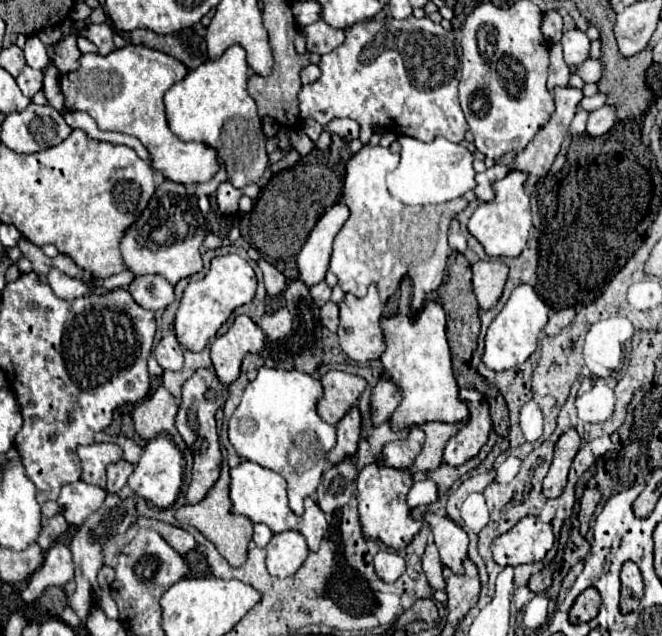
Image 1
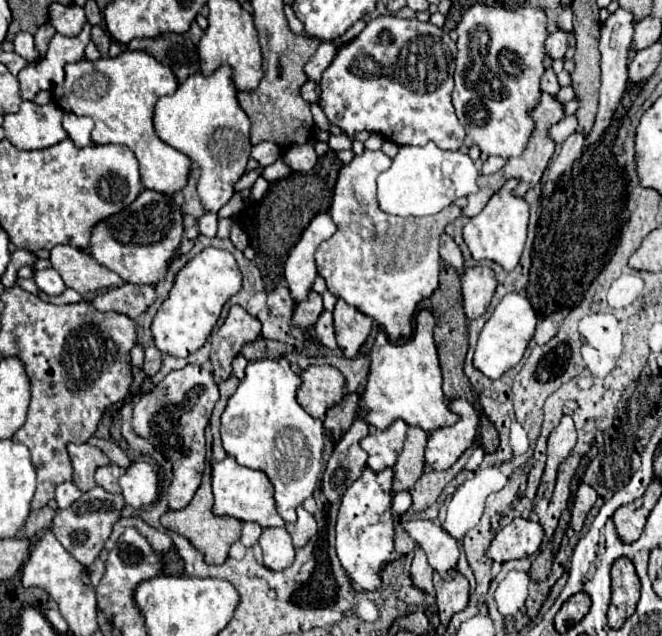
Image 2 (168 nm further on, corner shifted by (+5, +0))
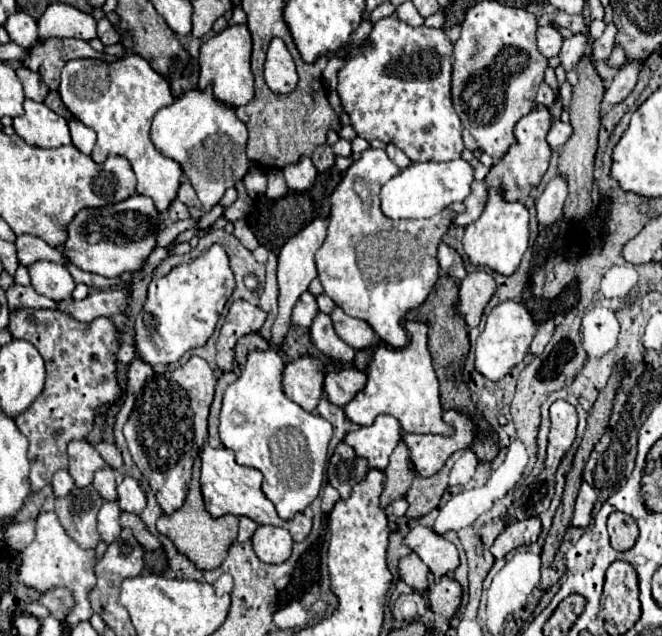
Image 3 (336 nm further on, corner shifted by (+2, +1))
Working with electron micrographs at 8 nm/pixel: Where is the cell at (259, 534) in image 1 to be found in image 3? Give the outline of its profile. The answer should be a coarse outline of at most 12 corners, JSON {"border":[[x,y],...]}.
{"border":[[240,518],[238,542],[250,540],[258,524],[254,520]]}

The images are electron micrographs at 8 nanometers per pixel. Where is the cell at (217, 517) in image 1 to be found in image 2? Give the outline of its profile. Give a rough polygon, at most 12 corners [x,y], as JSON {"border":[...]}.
{"border":[[205,467],[193,501],[161,515],[205,563],[221,565],[239,541],[243,523],[217,517],[211,467]]}

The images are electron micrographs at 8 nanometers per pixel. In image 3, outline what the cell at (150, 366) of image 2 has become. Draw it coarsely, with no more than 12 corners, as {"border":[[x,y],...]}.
{"border":[[134,358],[128,370],[128,392],[138,392],[154,368]]}

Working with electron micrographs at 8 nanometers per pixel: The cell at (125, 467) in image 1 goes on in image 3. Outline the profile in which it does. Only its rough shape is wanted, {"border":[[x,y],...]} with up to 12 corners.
{"border":[[116,470],[94,474],[94,488],[104,500],[118,500]]}

